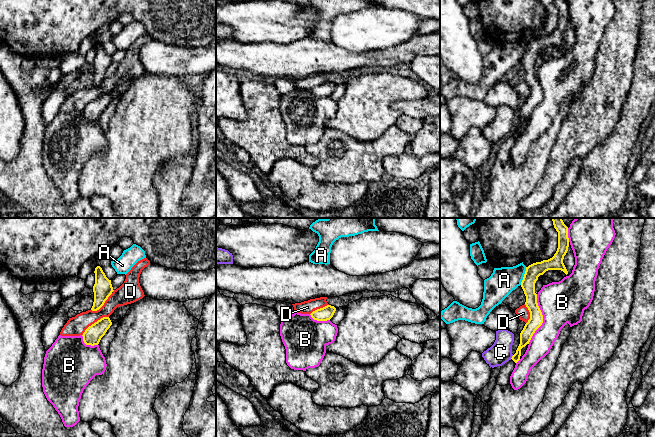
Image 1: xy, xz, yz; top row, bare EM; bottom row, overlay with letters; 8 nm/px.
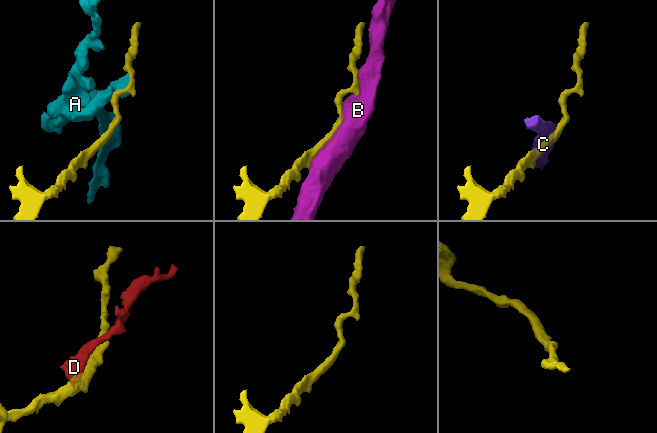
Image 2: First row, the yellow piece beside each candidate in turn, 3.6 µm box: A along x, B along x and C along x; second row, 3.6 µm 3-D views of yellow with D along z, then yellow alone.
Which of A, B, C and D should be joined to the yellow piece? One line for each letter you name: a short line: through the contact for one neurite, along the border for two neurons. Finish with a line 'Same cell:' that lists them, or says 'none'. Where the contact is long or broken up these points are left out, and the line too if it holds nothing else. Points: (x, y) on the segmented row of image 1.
Same cell: none

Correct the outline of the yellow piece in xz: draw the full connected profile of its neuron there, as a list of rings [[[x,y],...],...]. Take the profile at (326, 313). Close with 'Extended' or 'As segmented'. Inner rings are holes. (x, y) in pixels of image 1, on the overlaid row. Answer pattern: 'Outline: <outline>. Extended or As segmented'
Outline: [[[327,305],[323,308],[313,311],[310,315],[314,320],[327,321],[333,317],[335,311],[336,308],[334,306]]]. As segmented

